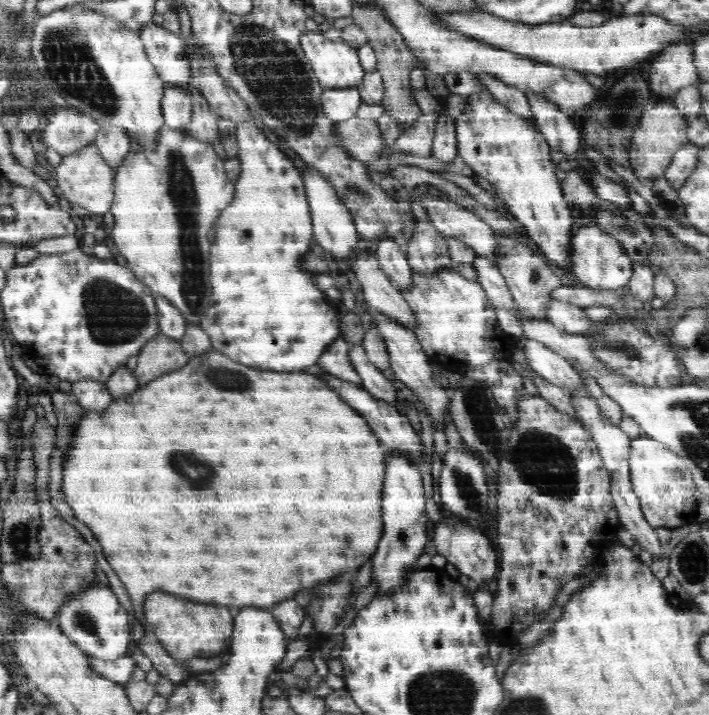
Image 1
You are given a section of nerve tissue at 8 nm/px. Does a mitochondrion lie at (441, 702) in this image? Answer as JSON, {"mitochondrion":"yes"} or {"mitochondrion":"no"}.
{"mitochondrion":"yes"}

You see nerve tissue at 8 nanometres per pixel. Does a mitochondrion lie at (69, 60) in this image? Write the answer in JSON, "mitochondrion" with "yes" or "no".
{"mitochondrion":"yes"}

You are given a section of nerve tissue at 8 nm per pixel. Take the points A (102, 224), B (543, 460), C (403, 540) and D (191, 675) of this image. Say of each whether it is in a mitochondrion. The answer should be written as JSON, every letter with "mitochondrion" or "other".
{"A":"other","B":"mitochondrion","C":"mitochondrion","D":"other"}

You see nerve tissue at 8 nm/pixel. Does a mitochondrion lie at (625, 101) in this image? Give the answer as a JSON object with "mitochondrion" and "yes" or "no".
{"mitochondrion":"yes"}

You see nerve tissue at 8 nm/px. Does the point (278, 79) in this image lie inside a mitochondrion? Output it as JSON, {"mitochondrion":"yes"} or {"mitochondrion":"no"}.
{"mitochondrion":"yes"}

